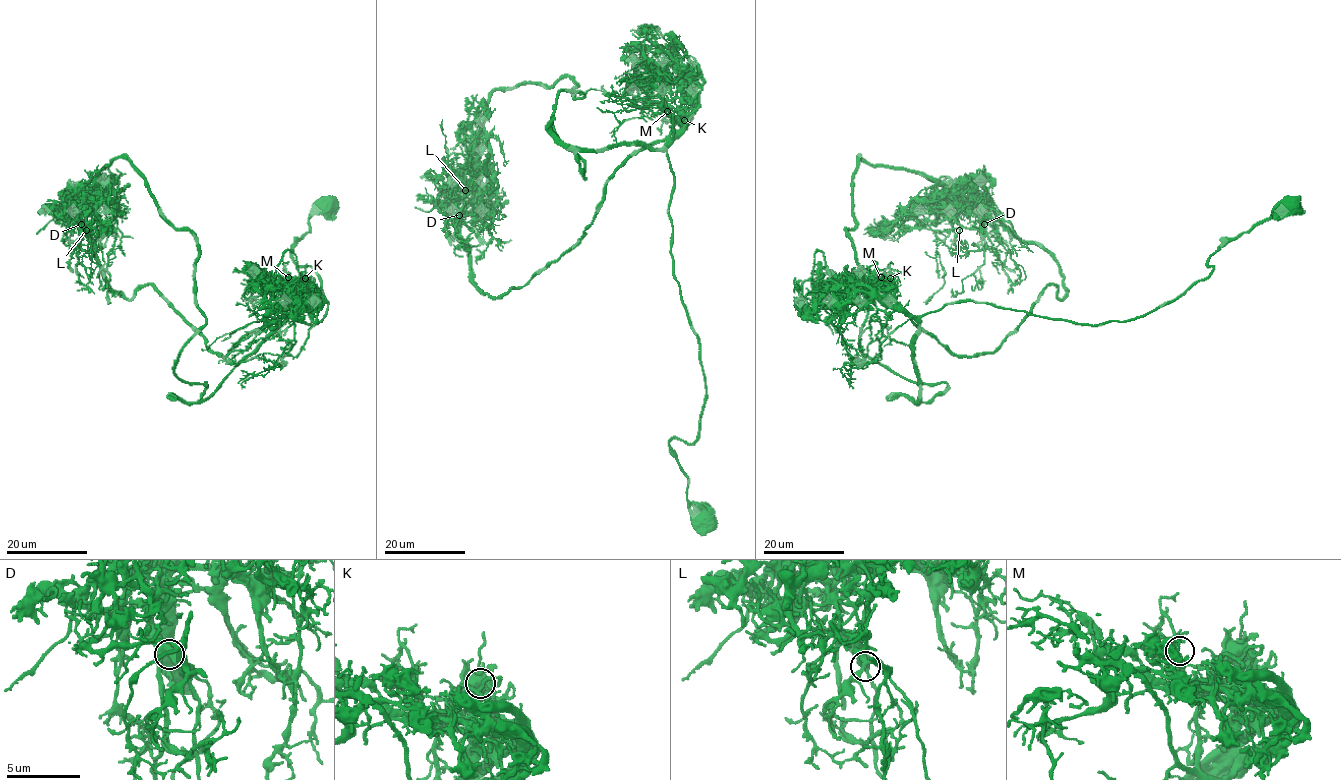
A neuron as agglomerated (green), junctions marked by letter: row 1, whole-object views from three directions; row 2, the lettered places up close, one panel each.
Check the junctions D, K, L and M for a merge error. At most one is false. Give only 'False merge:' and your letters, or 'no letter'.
False merge: K

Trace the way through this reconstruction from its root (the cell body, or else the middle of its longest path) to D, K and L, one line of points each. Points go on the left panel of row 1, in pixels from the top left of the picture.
D: (326, 205), (290, 254), (320, 278), (321, 321), (292, 301), (225, 356), (152, 286), (118, 294), (81, 224)
K: (326, 205), (290, 254), (320, 278), (327, 312), (314, 325), (292, 301), (288, 316), (306, 277)
L: (326, 205), (290, 254), (320, 278), (321, 321), (292, 301), (225, 356), (152, 286), (118, 294), (86, 230)

